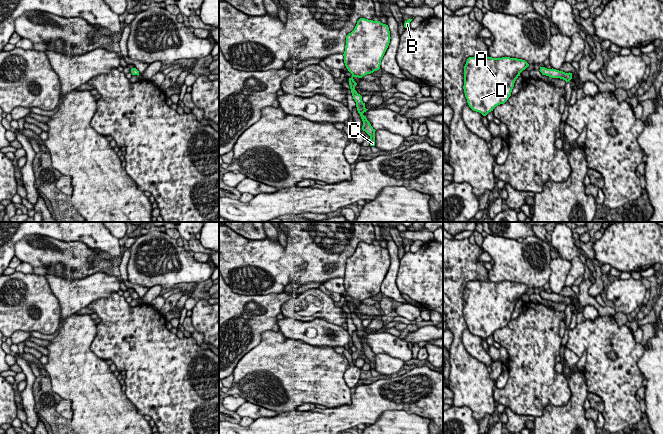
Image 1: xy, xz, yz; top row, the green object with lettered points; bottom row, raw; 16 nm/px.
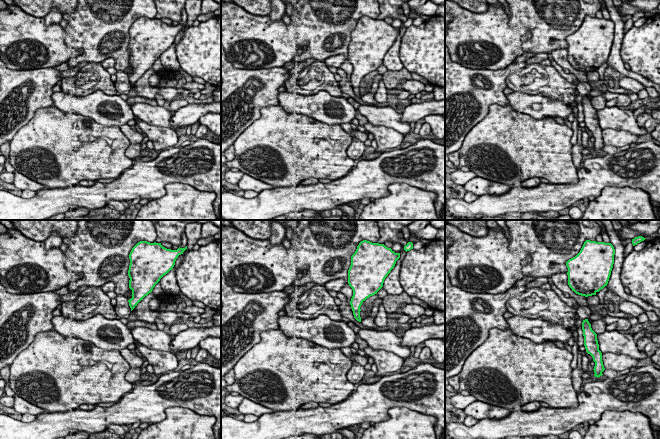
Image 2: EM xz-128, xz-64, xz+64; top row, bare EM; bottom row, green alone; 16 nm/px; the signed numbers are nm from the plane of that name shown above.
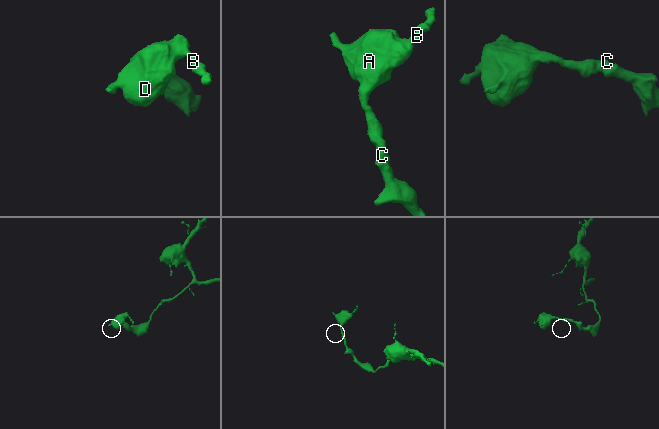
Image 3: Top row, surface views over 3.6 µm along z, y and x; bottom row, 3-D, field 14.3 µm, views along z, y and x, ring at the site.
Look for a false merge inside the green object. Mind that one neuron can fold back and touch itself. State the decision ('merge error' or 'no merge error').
no merge error

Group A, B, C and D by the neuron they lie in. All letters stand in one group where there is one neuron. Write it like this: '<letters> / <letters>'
A B C D

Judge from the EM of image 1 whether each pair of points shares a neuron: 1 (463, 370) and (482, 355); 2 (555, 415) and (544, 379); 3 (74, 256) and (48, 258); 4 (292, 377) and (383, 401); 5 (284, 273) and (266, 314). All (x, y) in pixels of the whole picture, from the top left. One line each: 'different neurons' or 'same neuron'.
1: different neurons
2: different neurons
3: same neuron
4: different neurons
5: different neurons

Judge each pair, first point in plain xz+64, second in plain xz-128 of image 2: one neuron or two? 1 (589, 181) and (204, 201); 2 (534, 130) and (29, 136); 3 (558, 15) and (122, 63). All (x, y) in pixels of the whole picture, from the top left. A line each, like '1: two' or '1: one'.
1: two
2: one
3: one

